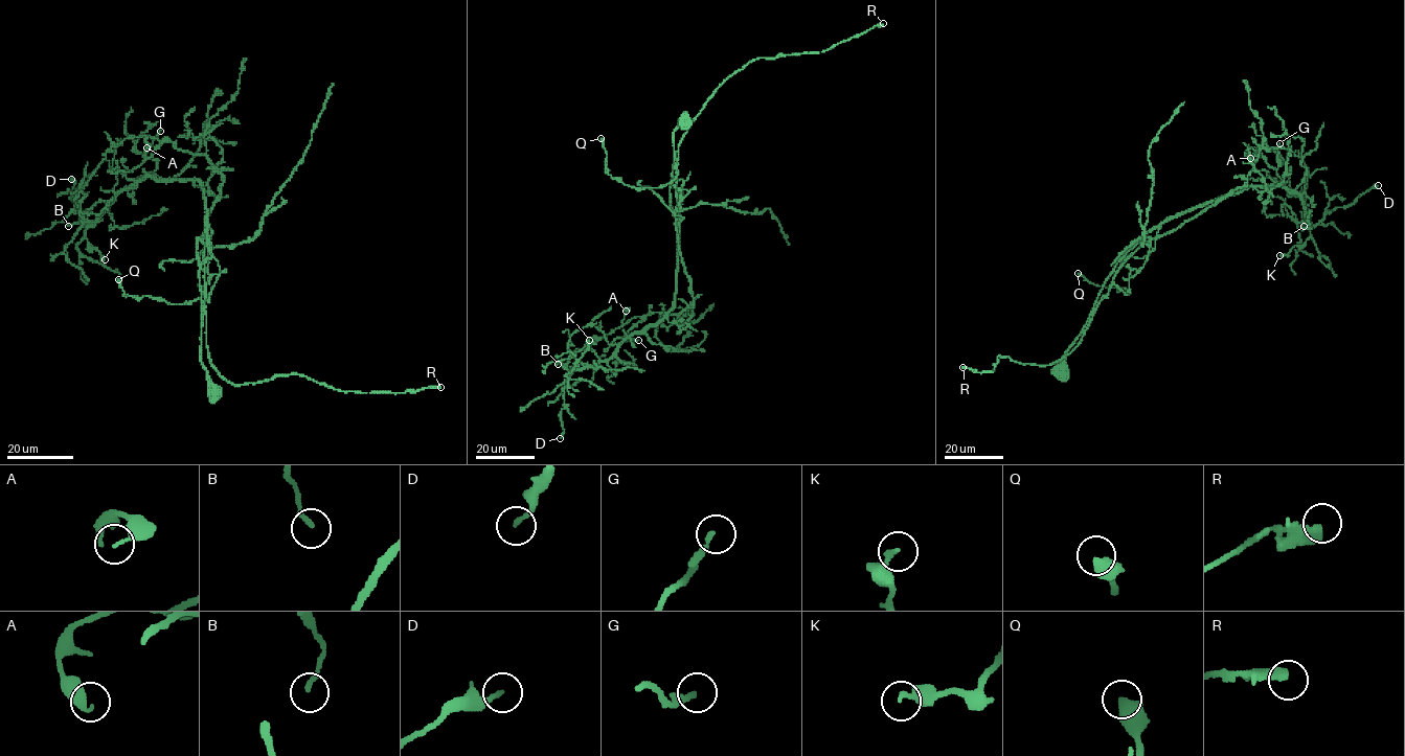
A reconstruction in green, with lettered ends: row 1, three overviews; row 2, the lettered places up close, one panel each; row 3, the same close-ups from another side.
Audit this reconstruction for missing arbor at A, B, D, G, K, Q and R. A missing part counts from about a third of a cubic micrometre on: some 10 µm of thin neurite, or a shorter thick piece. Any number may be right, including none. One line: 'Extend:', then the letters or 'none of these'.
Extend: G, R

